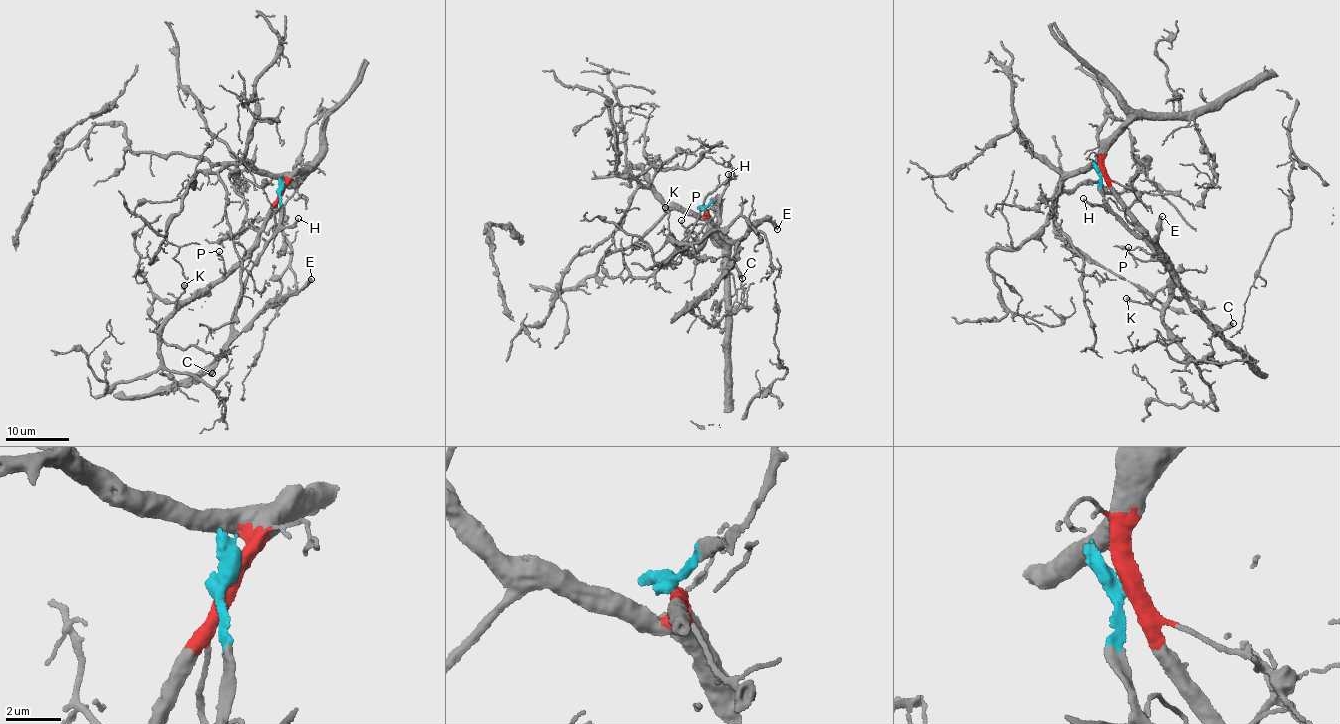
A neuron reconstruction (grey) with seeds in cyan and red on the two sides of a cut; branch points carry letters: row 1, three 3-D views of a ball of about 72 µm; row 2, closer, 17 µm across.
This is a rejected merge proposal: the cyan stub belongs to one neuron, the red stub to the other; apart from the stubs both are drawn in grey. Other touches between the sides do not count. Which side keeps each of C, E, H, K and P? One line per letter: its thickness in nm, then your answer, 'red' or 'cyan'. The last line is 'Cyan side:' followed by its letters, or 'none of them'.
C: calibre 480 nm; cyan
E: calibre 320 nm; cyan
H: calibre 190 nm; cyan
K: calibre 440 nm; red
P: calibre 100 nm; red
Cyan side: C, E, H

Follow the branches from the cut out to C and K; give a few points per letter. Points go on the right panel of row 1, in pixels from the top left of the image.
C: (1100, 172), (1102, 196), (1130, 229), (1144, 238), (1190, 301), (1212, 324), (1223, 329), (1233, 324)
K: (1100, 171), (1151, 242), (1158, 244), (1164, 252), (1170, 268), (1169, 294), (1160, 308), (1126, 299)

